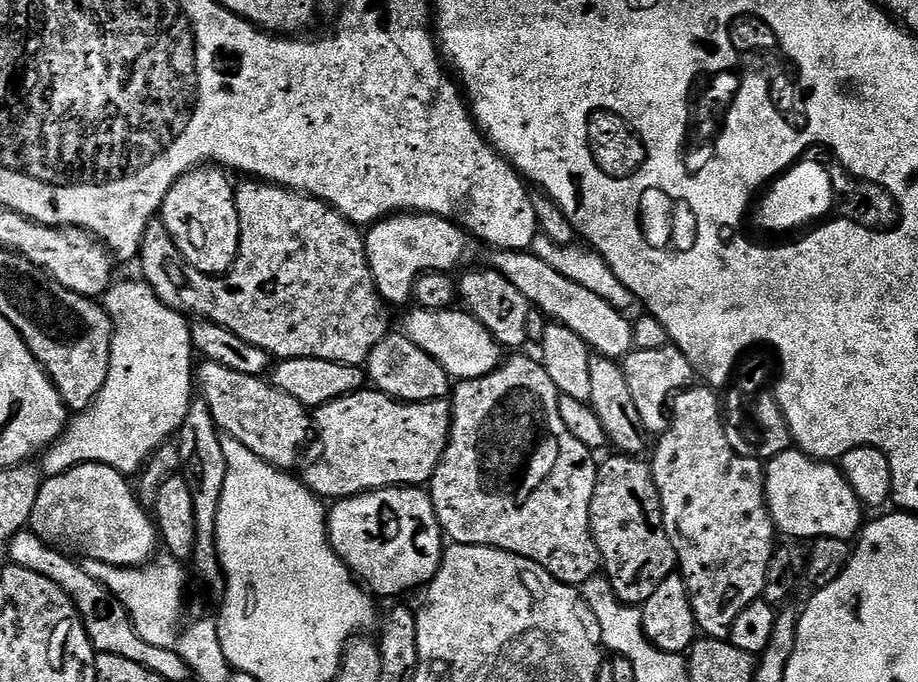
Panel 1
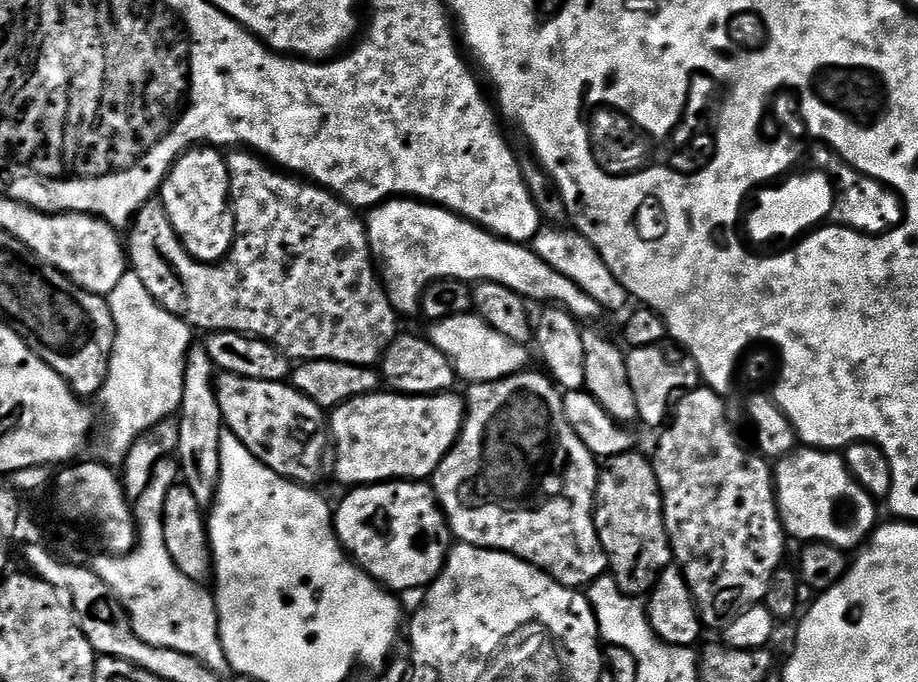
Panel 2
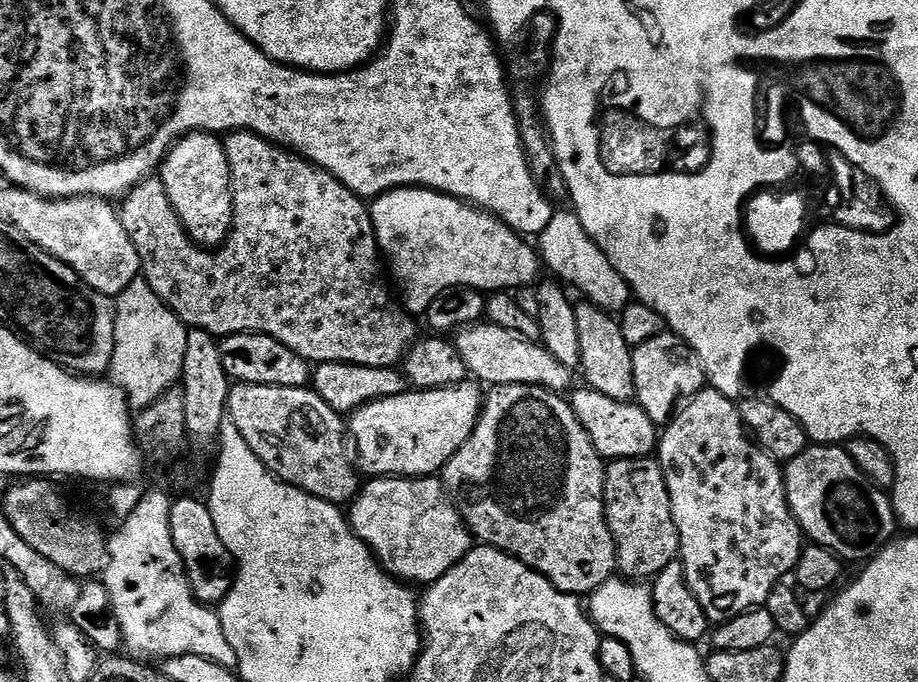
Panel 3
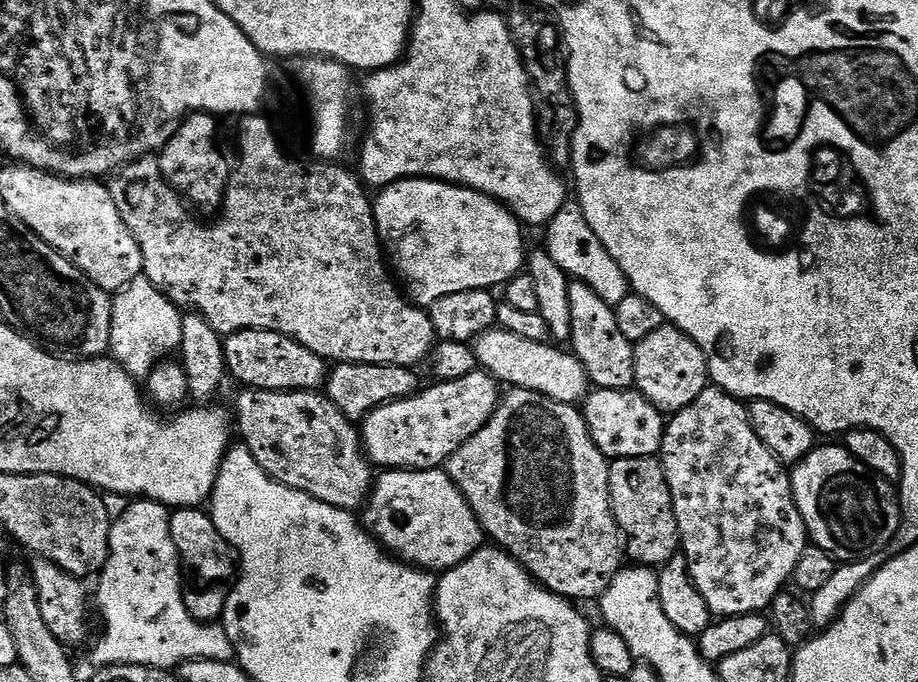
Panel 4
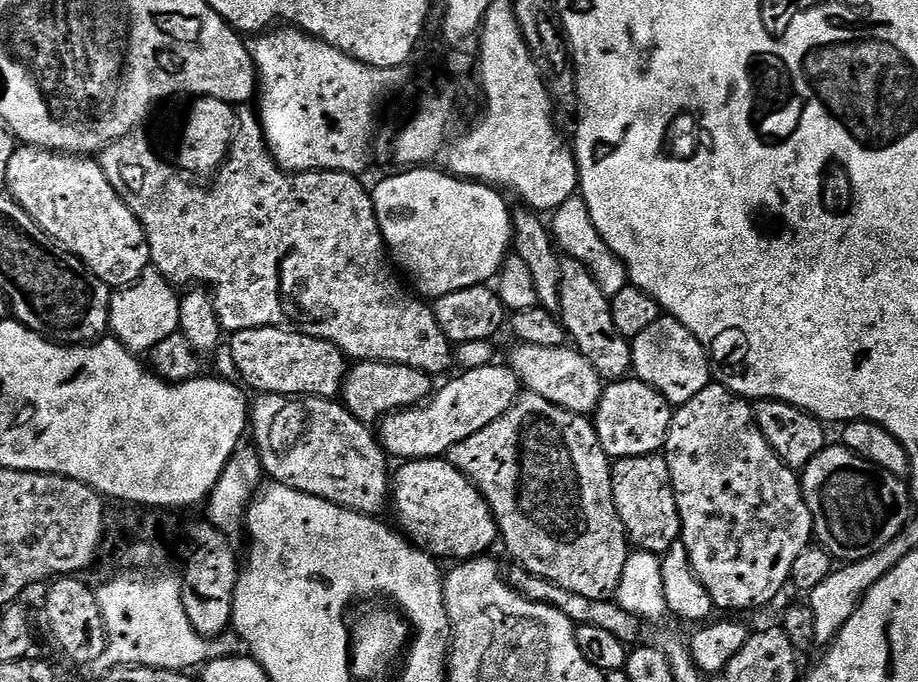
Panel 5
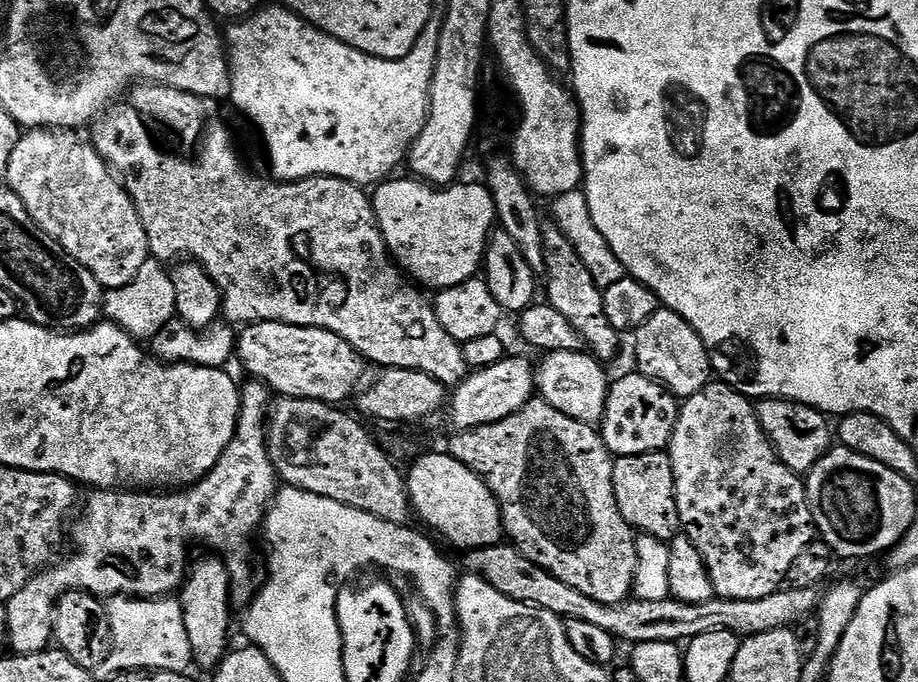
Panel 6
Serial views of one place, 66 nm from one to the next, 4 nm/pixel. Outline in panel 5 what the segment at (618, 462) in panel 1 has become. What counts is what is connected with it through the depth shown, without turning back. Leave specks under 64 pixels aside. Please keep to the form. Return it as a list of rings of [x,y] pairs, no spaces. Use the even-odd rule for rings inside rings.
[[[663,455],[631,456],[616,460],[612,465],[612,489],[618,518],[622,518],[629,541],[639,551],[663,554],[680,540],[678,502],[670,478],[670,466]]]

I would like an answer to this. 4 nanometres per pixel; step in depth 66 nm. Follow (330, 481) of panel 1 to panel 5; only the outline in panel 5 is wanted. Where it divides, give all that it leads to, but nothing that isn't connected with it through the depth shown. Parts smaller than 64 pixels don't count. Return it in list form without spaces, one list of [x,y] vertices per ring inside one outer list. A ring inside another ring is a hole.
[[[493,362],[478,370],[461,371],[457,380],[450,381],[441,392],[439,389],[423,406],[383,417],[378,428],[380,447],[389,457],[397,456],[400,462],[434,460],[443,457],[458,442],[470,438],[470,434],[502,418],[521,395],[522,385],[511,367],[499,368],[498,364]]]

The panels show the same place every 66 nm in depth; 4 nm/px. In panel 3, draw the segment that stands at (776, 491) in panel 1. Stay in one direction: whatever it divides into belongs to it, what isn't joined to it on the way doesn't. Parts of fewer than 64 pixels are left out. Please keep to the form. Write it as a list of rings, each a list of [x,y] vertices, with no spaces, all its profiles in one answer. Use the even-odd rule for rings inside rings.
[[[818,444],[809,446],[802,454],[798,454],[798,458],[794,458],[784,468],[784,485],[788,491],[788,505],[792,508],[794,518],[800,524],[800,530],[805,537],[813,544],[821,544],[822,547],[828,548],[835,552],[837,556],[843,558],[845,561],[860,560],[859,562],[867,561],[869,558],[876,555],[885,544],[889,543],[897,535],[898,521],[896,518],[896,511],[892,508],[892,497],[881,485],[876,484],[866,475],[862,470],[858,470],[858,466],[854,462],[854,458],[850,458],[847,447],[844,446],[829,446],[826,444]]]

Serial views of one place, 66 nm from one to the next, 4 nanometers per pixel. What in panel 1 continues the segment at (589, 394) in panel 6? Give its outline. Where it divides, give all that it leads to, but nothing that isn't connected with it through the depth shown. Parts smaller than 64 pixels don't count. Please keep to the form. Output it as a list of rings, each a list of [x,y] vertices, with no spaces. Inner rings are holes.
[[[419,306],[412,310],[404,320],[403,335],[408,336],[414,346],[422,346],[422,350],[426,350],[426,354],[430,354],[430,358],[434,358],[434,362],[438,362],[453,381],[482,378],[500,367],[502,346],[490,335],[486,326],[482,326],[482,322],[474,319],[467,310],[447,308],[431,312]]]

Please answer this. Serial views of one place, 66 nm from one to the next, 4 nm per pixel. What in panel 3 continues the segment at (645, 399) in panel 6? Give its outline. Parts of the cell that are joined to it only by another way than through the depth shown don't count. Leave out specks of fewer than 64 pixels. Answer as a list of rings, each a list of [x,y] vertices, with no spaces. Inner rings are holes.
[[[587,386],[578,388],[570,396],[572,409],[578,422],[586,430],[594,450],[605,461],[652,456],[657,451],[658,425],[652,421],[650,414],[646,414],[646,410],[640,408],[639,404],[606,398],[606,394],[598,394]]]

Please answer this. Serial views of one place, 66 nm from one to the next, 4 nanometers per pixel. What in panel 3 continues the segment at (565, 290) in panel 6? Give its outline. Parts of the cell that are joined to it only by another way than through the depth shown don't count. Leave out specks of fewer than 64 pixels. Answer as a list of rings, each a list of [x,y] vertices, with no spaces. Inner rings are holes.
[[[580,302],[576,304],[578,318],[578,350],[580,351],[579,371],[584,372],[583,383],[606,398],[635,401],[634,362],[632,349],[626,338],[622,338],[619,319],[604,312],[597,304]]]

